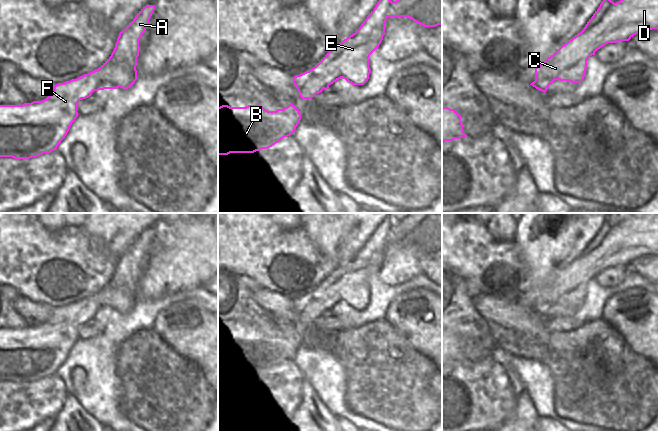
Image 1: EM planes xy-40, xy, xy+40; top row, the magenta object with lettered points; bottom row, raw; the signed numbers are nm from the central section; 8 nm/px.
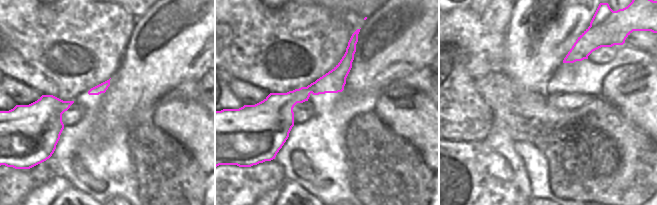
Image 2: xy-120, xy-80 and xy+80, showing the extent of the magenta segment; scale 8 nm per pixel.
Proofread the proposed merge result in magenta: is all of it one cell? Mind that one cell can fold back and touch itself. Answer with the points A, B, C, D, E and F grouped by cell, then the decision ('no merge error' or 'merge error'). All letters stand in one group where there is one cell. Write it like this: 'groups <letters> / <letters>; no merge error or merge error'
groups A B C D E F; no merge error

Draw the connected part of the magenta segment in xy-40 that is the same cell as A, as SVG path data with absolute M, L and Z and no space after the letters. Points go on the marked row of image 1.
M146 5L119 33L111 56L96 70L58 83L42 101L0 105L0 157L30 159L57 149L78 117L77 104L94 91L130 88L137 77L139 40L155 5Z

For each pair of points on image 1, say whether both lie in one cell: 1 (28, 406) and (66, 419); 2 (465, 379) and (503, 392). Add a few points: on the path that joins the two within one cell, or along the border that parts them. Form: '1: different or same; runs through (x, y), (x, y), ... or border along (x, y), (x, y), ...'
1: different; border along (66, 396), (63, 407), (55, 417)
2: same; runs through (474, 388), (476, 390), (494, 392)

